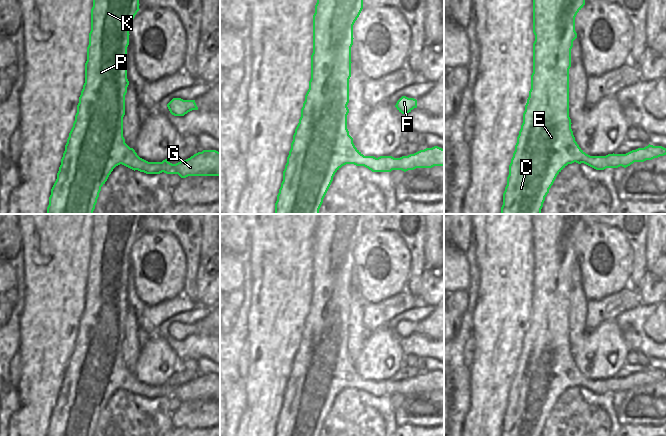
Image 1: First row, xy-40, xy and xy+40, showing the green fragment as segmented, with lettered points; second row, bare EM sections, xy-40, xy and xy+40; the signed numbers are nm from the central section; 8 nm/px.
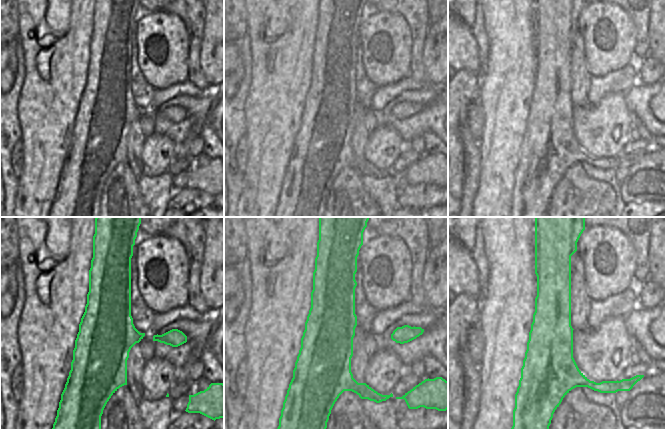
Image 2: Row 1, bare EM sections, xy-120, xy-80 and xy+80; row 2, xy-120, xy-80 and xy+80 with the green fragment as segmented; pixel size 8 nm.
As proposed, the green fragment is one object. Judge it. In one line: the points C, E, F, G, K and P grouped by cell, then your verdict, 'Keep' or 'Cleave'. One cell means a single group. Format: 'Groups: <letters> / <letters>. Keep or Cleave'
Groups: C E F G K P. Keep.

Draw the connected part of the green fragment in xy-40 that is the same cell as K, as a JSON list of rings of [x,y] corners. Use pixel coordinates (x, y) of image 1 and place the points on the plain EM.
[[[93,214],[91,255],[85,287],[85,307],[79,321],[77,337],[69,357],[57,403],[51,413],[47,436],[93,436],[101,411],[113,393],[122,388],[146,398],[178,398],[188,400],[220,400],[220,376],[203,374],[172,388],[148,386],[130,372],[123,361],[127,303],[127,271],[129,253],[139,233],[141,214]]]

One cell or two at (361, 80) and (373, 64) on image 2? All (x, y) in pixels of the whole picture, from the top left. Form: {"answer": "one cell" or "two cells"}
{"answer": "two cells"}

